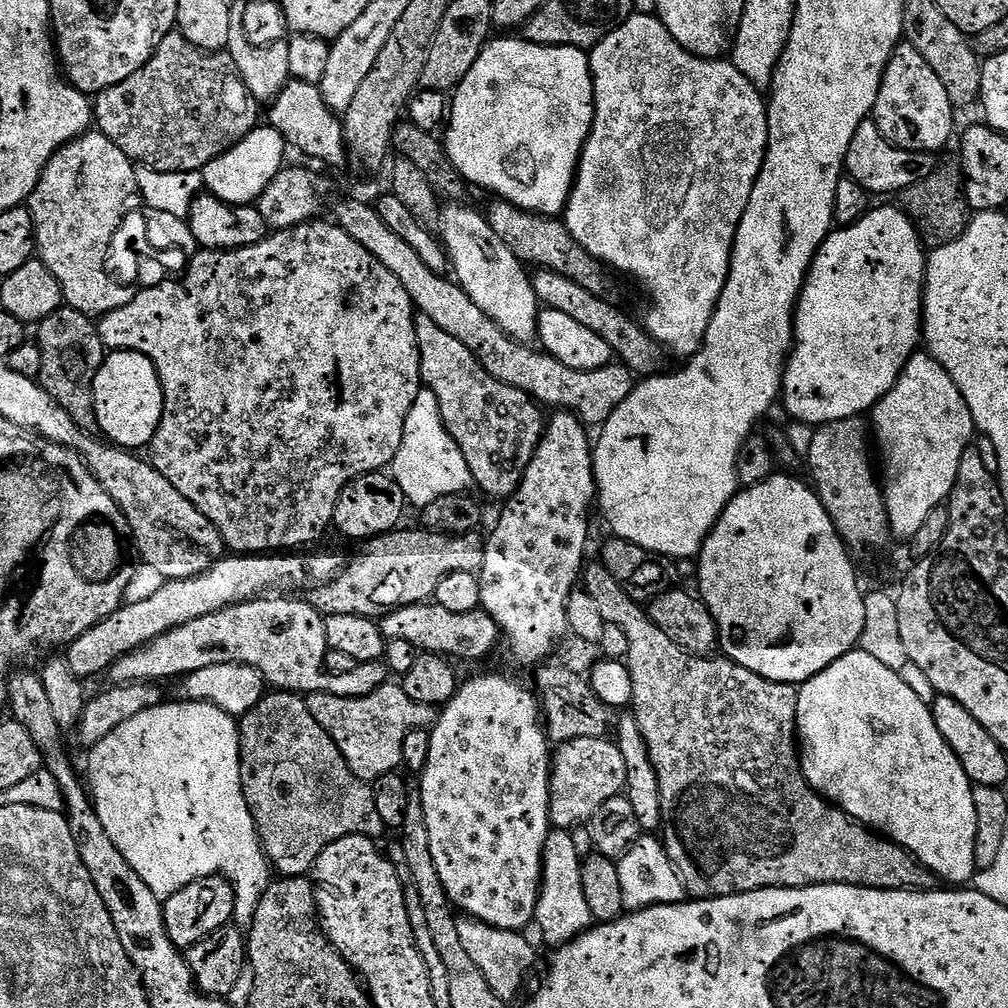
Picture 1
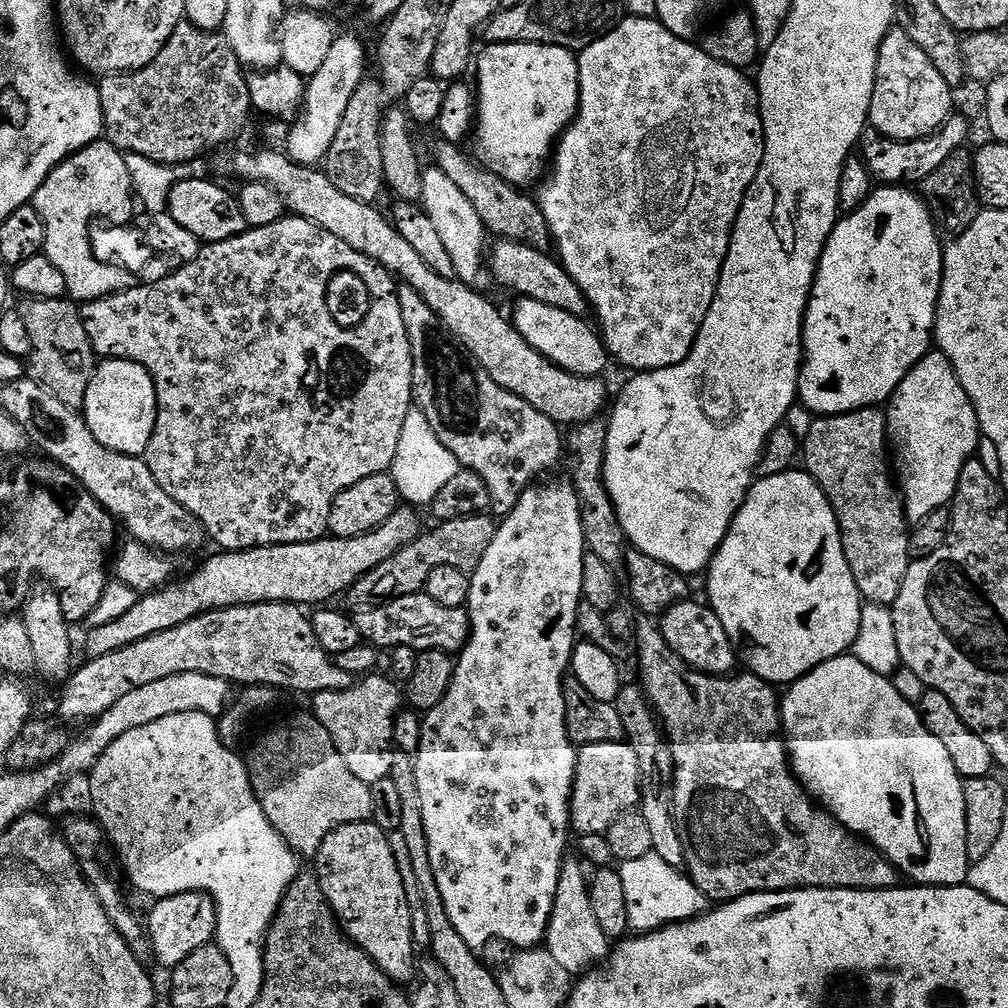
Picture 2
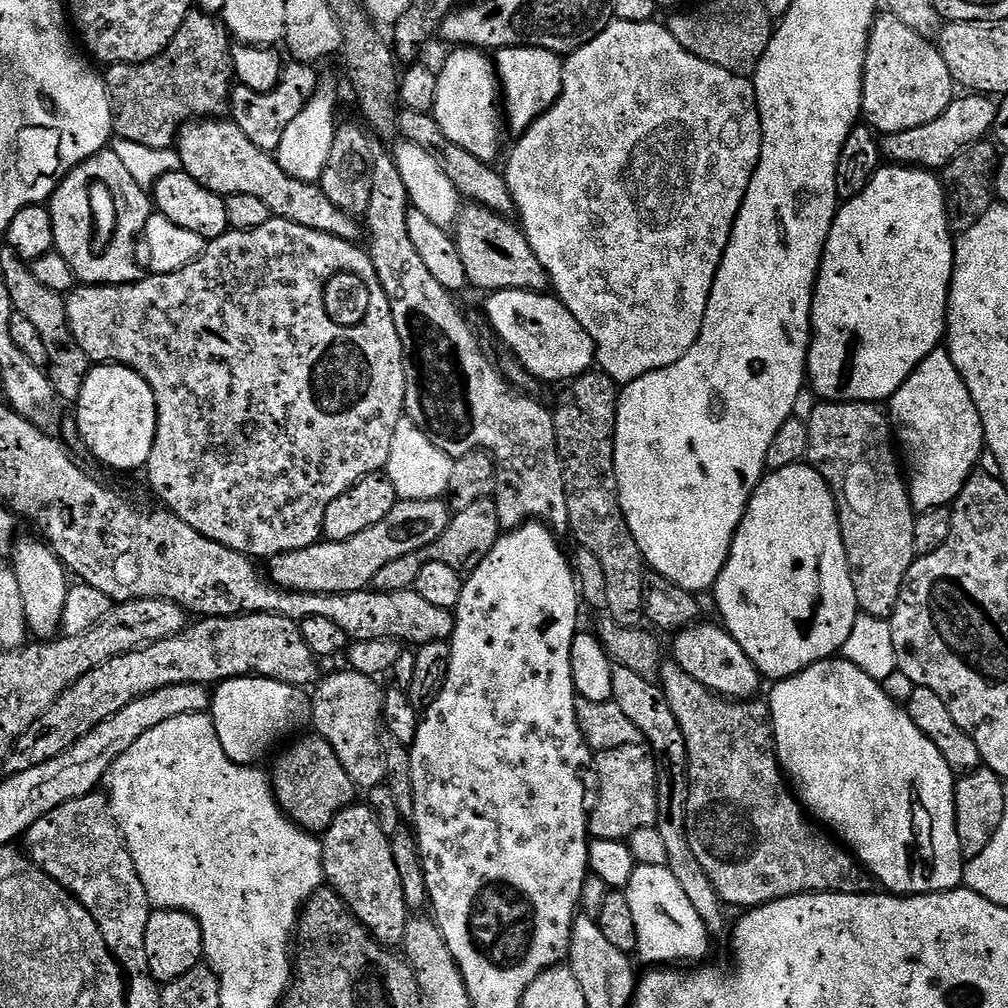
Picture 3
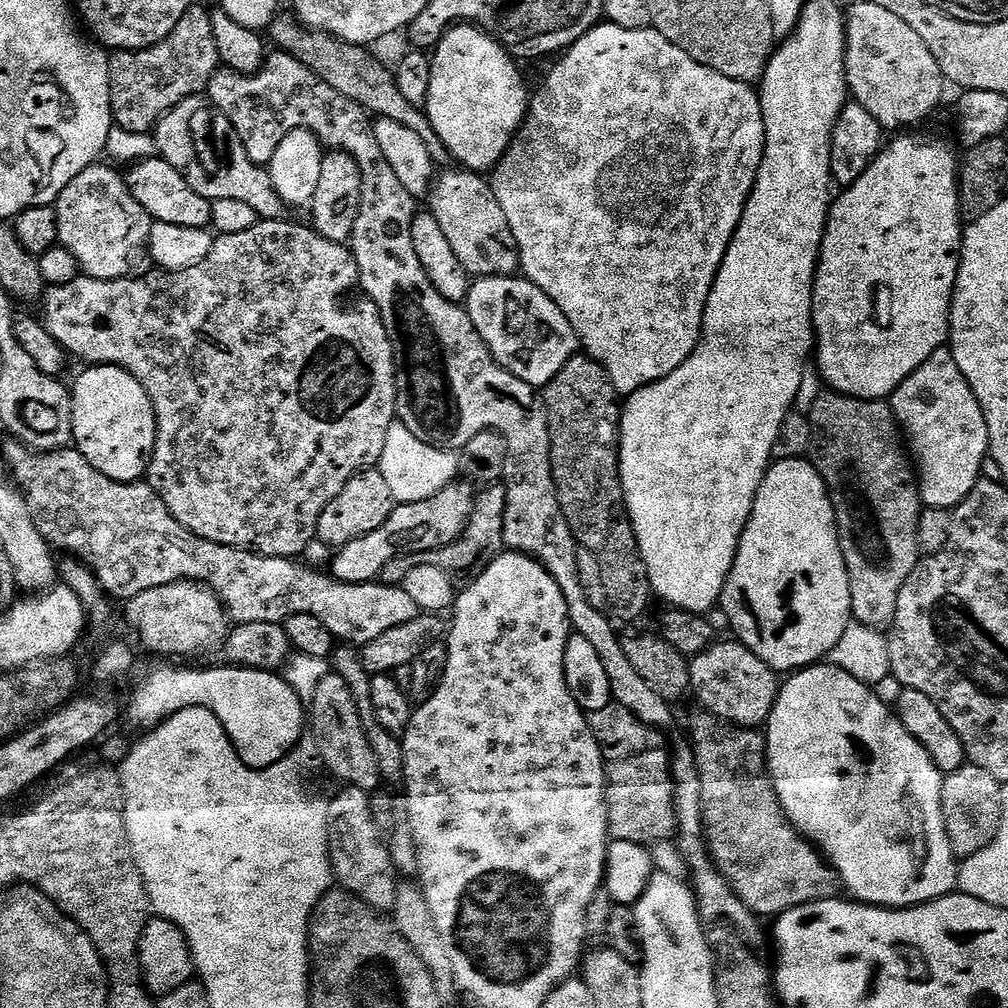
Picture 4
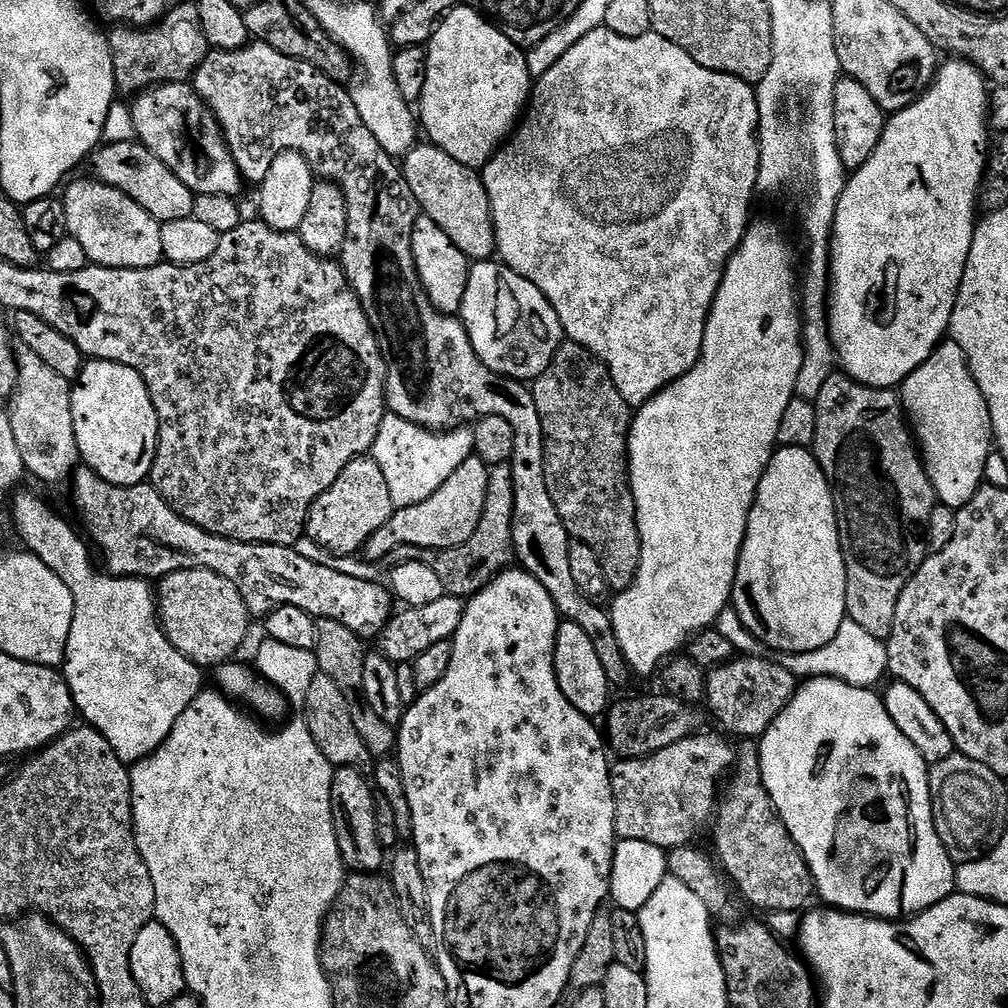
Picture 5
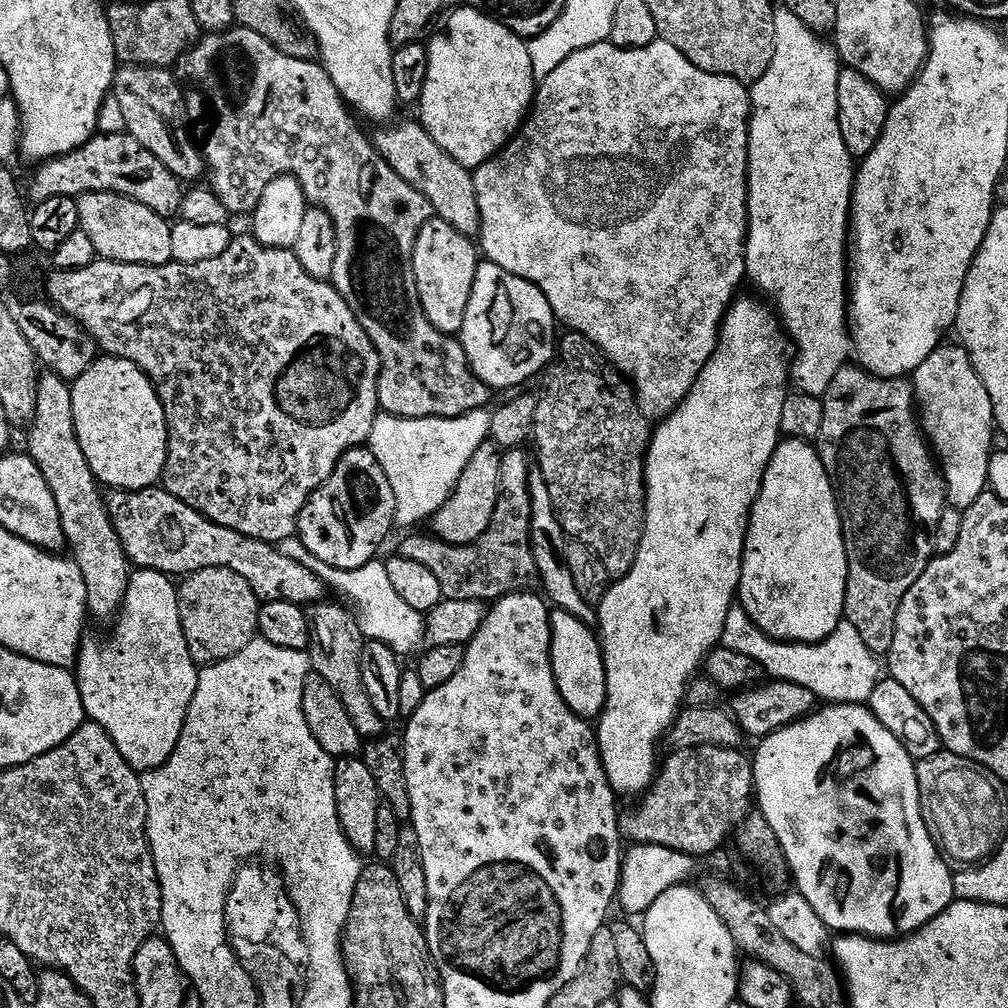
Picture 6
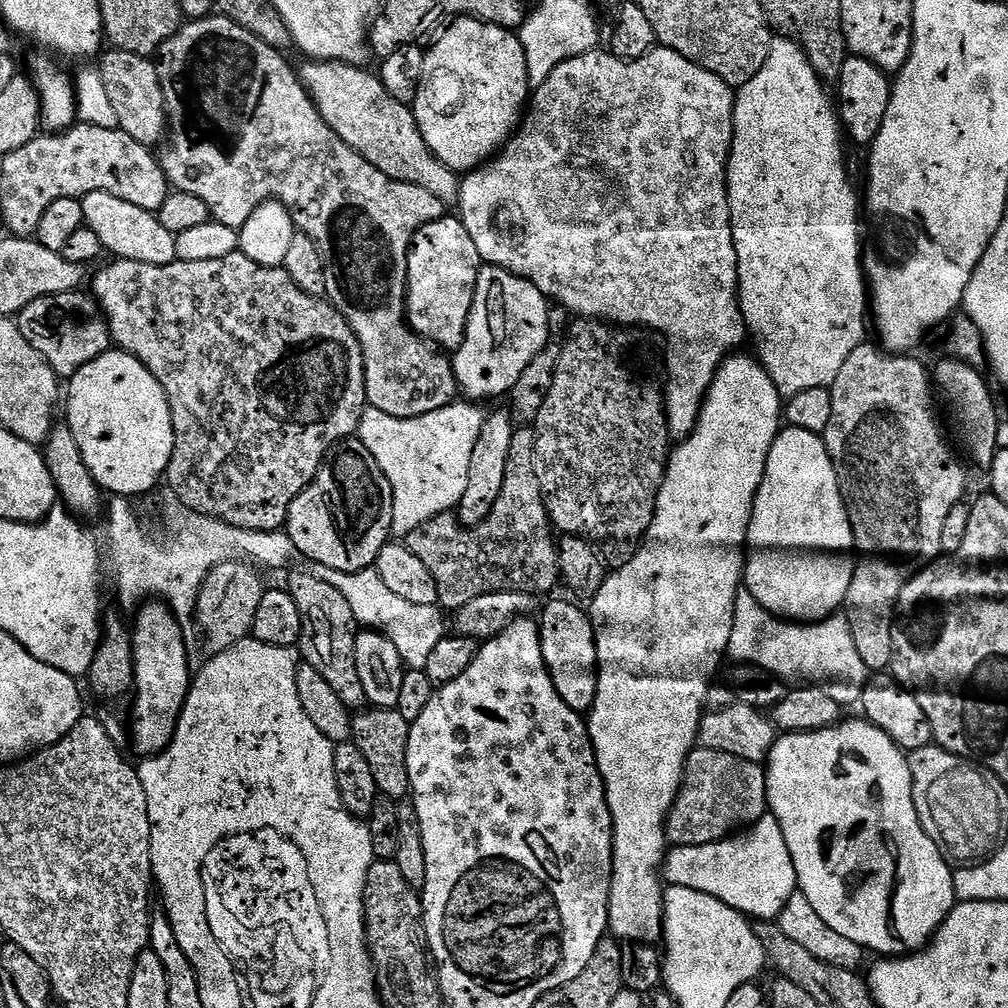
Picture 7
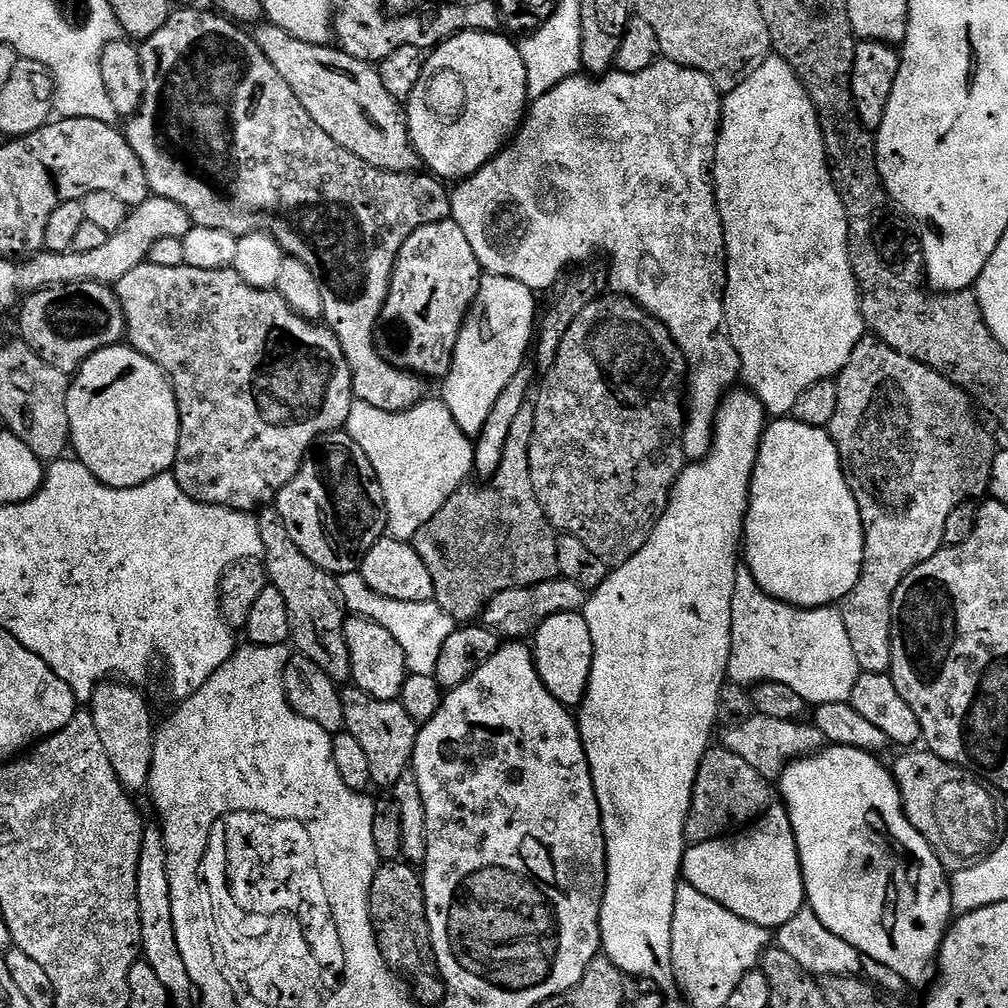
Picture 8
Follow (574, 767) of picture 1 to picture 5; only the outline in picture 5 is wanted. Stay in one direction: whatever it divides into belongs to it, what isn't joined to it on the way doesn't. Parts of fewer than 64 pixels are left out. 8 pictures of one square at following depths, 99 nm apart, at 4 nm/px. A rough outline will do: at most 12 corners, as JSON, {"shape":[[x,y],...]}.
{"shape":[[682,738],[611,765],[619,839],[665,850],[713,819],[738,752]]}

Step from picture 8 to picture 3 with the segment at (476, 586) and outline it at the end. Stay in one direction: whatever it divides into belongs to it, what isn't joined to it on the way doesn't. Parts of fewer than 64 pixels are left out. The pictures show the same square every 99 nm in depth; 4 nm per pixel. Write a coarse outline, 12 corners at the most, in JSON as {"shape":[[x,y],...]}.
{"shape":[[495,499],[449,519],[438,542],[394,558],[371,587],[406,592],[430,561],[470,574],[502,535]]}

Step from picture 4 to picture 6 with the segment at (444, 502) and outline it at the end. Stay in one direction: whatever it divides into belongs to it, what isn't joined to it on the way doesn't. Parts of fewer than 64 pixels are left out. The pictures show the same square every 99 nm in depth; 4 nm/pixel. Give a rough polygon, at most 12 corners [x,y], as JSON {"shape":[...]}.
{"shape":[[486,442],[430,521],[431,535],[469,544],[490,526],[500,457]]}

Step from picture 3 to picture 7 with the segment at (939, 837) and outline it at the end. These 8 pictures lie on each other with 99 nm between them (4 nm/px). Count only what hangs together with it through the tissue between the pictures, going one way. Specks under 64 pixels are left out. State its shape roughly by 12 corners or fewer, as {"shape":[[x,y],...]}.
{"shape":[[789,732],[768,812],[799,891],[880,958],[956,907],[904,749]]}

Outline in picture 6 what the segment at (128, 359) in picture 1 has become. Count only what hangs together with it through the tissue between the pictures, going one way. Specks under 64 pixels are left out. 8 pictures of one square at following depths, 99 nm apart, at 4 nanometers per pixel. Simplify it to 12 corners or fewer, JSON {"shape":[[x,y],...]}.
{"shape":[[117,356],[72,384],[82,454],[101,485],[161,483],[156,386]]}

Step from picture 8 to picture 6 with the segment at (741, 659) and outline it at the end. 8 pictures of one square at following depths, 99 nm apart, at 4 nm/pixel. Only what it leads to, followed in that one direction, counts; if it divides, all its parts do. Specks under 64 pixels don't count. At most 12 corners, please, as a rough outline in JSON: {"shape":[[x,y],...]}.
{"shape":[[744,608],[720,644],[817,701],[867,705],[881,661],[845,619],[817,644],[771,640]]}

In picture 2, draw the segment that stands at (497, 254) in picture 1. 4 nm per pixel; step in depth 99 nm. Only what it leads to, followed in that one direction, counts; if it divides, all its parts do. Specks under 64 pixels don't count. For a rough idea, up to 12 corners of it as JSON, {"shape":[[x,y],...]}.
{"shape":[[435,166],[419,203],[442,237],[456,279],[487,289],[478,210]]}

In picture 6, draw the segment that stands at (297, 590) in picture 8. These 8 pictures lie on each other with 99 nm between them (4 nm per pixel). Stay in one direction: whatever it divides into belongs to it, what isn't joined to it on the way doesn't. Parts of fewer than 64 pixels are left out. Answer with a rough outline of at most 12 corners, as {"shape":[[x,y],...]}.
{"shape":[[343,603],[310,608],[312,670],[362,738],[386,721],[362,682],[366,641]]}

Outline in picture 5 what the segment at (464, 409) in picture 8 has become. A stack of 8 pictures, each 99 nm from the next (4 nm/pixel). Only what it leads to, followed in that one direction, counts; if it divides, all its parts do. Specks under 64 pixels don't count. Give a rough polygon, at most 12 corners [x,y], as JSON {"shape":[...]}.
{"shape":[[495,259],[459,315],[480,361],[535,380],[566,340],[542,290]]}

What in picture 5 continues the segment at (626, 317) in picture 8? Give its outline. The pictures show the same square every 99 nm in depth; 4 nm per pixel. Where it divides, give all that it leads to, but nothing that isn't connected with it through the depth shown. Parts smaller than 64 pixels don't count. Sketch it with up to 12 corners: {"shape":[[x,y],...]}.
{"shape":[[565,342],[530,384],[546,486],[613,593],[642,558],[633,409]]}

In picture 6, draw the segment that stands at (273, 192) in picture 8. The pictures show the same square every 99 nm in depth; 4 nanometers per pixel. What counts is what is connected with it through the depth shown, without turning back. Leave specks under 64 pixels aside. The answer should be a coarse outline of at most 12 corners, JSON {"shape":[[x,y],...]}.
{"shape":[[233,26],[175,65],[228,213],[293,176],[389,416],[488,408],[418,298],[432,204],[323,64]]}

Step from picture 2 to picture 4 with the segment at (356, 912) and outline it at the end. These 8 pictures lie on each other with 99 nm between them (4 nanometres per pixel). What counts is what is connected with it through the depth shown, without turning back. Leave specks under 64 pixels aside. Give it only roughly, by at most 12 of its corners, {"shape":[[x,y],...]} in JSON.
{"shape":[[363,788],[328,800],[335,883],[381,914],[398,873]]}

